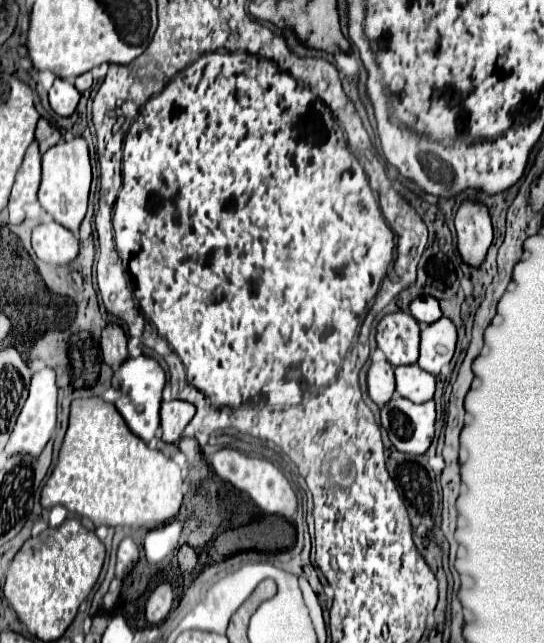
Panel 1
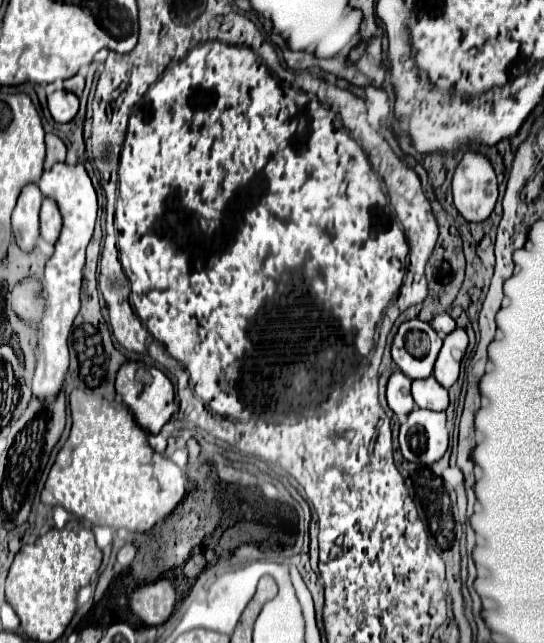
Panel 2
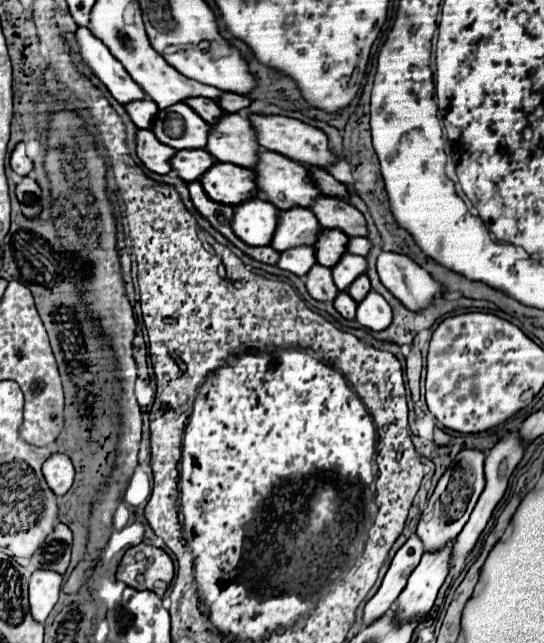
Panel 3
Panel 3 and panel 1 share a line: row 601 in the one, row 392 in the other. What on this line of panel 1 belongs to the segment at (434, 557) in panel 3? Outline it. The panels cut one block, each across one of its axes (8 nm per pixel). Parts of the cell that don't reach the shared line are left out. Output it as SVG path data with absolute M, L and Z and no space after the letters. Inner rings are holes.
M418 364L396 368L396 392L416 404L424 404L434 398L436 378L424 372Z

